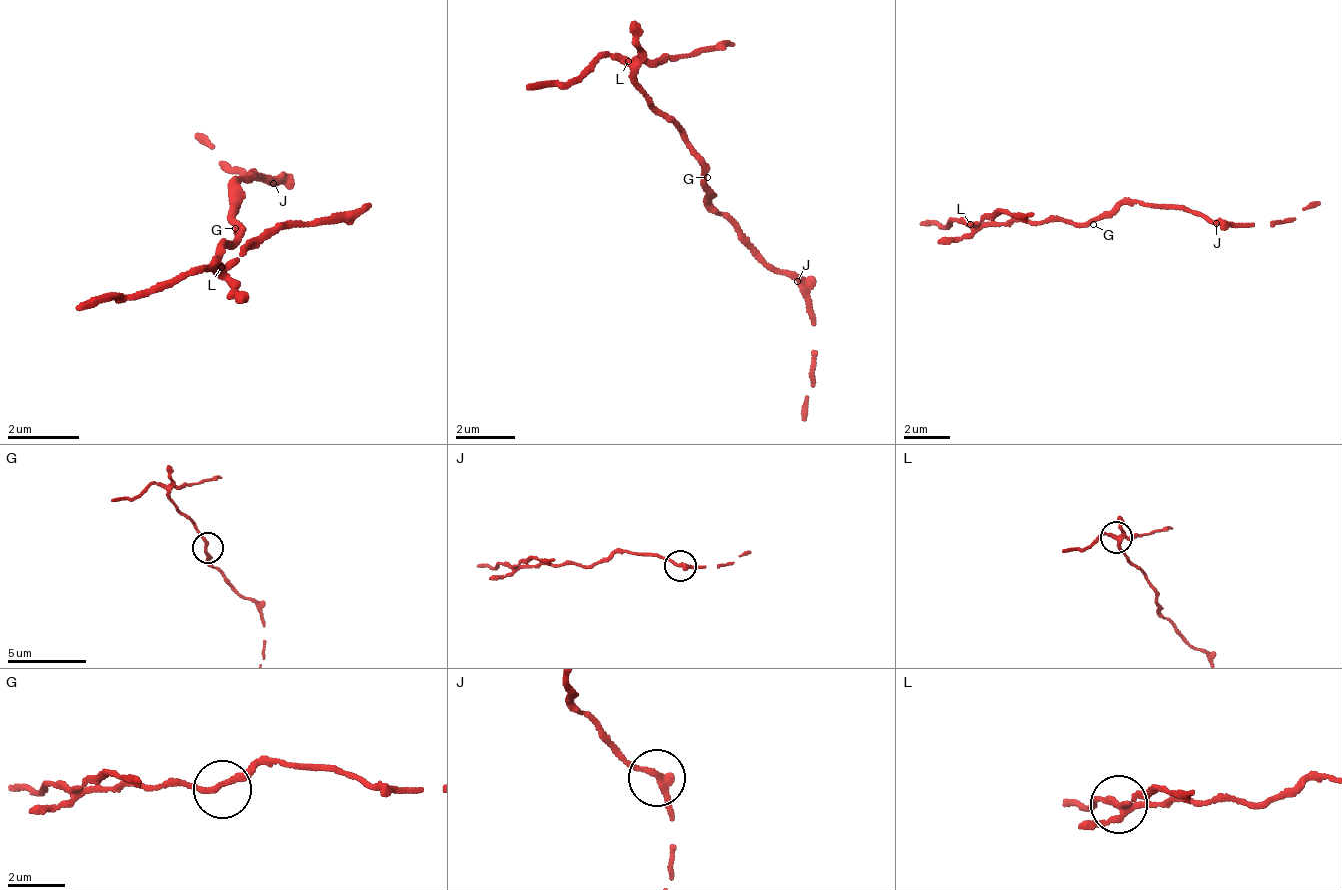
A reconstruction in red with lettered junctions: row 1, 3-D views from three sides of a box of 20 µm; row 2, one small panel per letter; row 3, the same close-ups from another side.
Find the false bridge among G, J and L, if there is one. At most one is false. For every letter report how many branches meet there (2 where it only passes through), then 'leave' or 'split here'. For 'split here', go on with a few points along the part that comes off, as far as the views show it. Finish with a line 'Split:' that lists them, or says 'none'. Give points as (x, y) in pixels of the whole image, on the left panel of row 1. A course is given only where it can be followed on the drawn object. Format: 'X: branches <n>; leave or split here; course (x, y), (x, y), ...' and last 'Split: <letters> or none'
G: branches 2; leave
J: branches 2; leave
L: branches 4; split here; course (218, 265), (370, 202)
Split: L

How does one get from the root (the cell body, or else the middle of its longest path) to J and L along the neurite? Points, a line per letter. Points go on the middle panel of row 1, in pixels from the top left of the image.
J: (703, 175), (703, 190), (710, 206), (754, 252), (774, 267), (781, 266), (797, 281)
L: (703, 175), (701, 155), (690, 148), (690, 140), (650, 103), (636, 70), (625, 63)

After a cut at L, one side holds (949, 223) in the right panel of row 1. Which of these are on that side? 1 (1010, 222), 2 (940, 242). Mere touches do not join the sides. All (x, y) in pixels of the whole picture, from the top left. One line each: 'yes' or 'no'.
1: no
2: no

